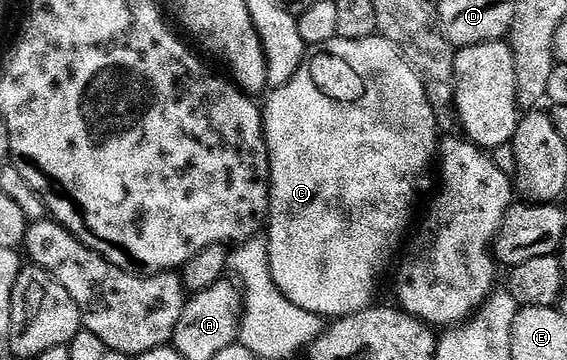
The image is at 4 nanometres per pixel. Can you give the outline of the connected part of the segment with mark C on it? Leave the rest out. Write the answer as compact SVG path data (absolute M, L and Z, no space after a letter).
M382 35L369 36L363 40L343 40L335 38L317 45L302 61L302 65L298 68L298 73L294 75L286 84L279 84L269 93L270 101L264 104L264 119L266 121L266 145L270 151L270 218L268 221L268 232L270 228L270 236L268 235L268 243L270 246L270 272L274 275L274 280L278 284L278 288L288 297L292 303L300 306L323 318L341 318L343 316L351 316L357 312L363 312L365 308L371 307L375 303L374 295L378 292L378 283L382 280L382 275L386 272L386 267L390 264L390 259L394 256L394 251L398 248L398 243L402 240L402 235L406 232L406 227L410 224L410 219L414 216L414 199L418 196L418 183L422 180L422 175L430 168L430 163L435 163L436 157L440 152L440 135L438 136L438 116L435 104L431 100L431 93L428 91L428 84L420 75L405 56L402 49L393 44L392 41L386 40Z

